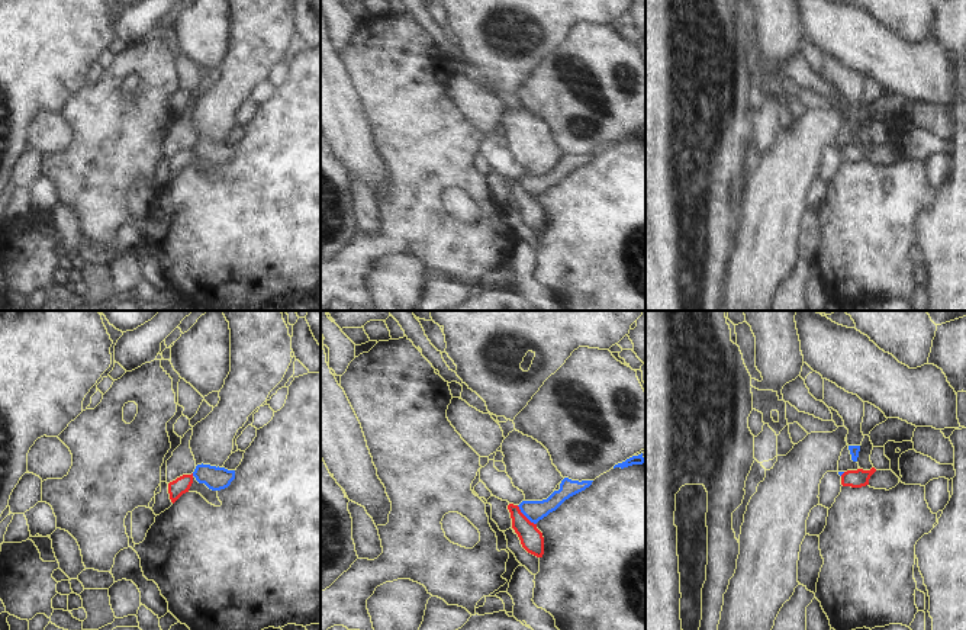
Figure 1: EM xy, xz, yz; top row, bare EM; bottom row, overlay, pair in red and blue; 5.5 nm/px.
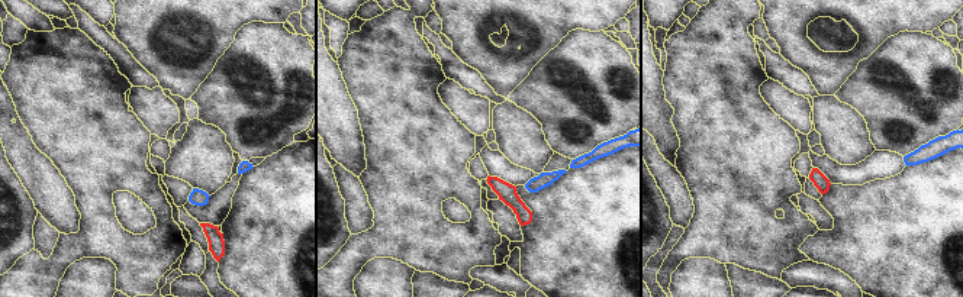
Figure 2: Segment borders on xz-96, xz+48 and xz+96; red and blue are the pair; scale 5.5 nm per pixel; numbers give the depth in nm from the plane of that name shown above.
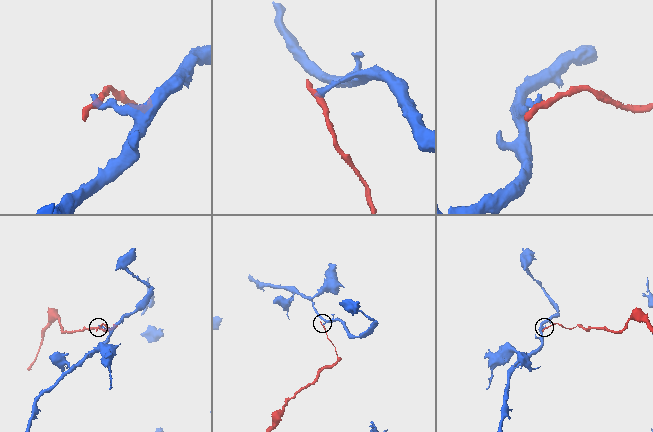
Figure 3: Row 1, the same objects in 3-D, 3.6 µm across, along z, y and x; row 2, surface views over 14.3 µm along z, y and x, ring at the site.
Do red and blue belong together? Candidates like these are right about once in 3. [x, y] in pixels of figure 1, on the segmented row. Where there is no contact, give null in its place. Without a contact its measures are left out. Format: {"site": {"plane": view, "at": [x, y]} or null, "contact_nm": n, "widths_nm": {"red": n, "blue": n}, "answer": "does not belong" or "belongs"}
{"site": {"plane": "xz", "at": [524, 516]}, "contact_nm": 160, "widths_nm": {"red": 130, "blue": 110}, "answer": "does not belong"}

